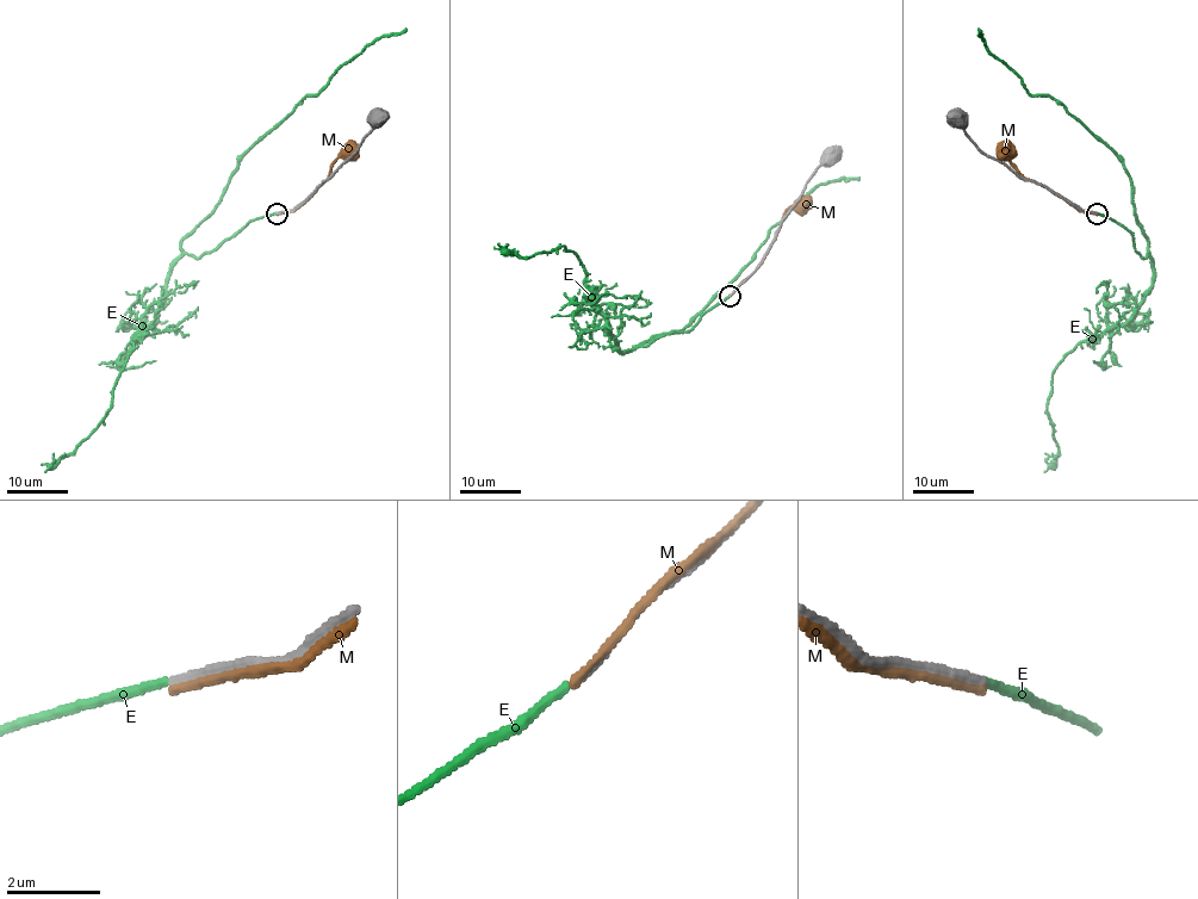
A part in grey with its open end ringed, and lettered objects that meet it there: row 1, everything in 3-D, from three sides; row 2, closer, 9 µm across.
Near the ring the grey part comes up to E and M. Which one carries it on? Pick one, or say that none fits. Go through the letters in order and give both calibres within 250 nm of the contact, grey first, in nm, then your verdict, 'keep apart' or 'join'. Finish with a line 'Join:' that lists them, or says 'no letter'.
E: 180 nm thick on the grey side, 180 nm on the other; join
M: 170 nm thick on the grey side, 190 nm on the other; keep apart
Join: E

